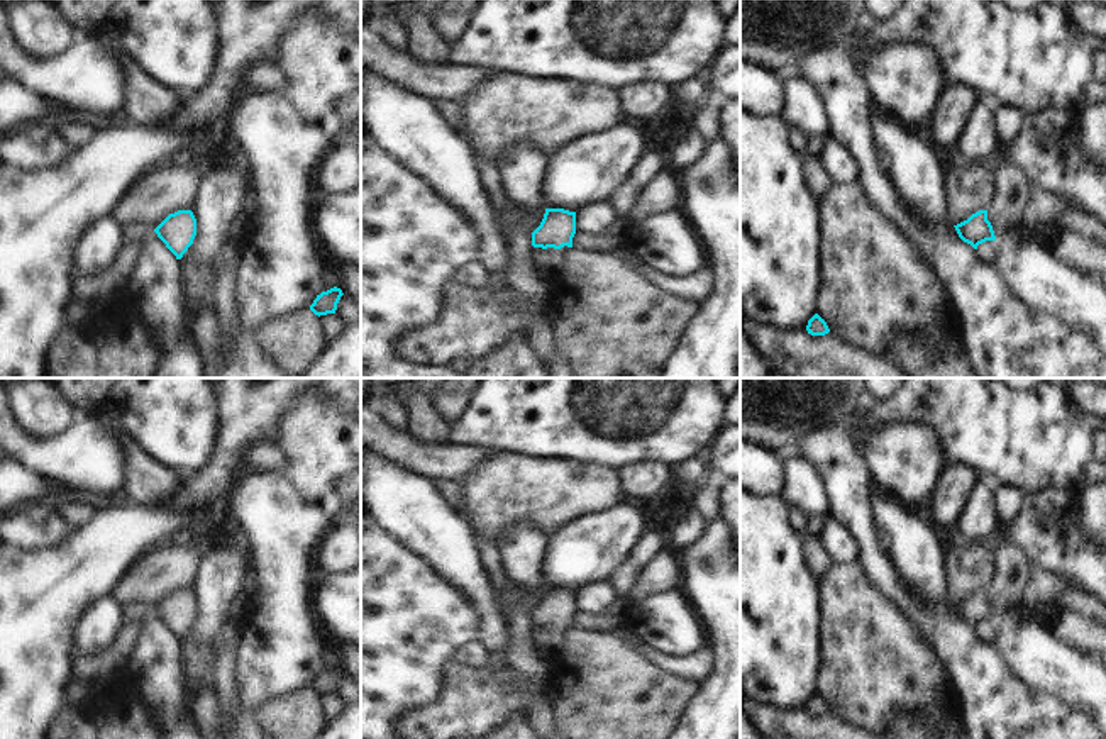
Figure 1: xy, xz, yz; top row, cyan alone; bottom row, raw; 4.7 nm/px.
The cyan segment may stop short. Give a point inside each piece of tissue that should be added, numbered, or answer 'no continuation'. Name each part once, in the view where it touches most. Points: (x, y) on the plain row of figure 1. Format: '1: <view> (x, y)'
1: xz (547, 641)

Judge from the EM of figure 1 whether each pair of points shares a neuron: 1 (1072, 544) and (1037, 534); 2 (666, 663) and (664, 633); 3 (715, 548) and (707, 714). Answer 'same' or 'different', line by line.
1: same
2: different
3: same

